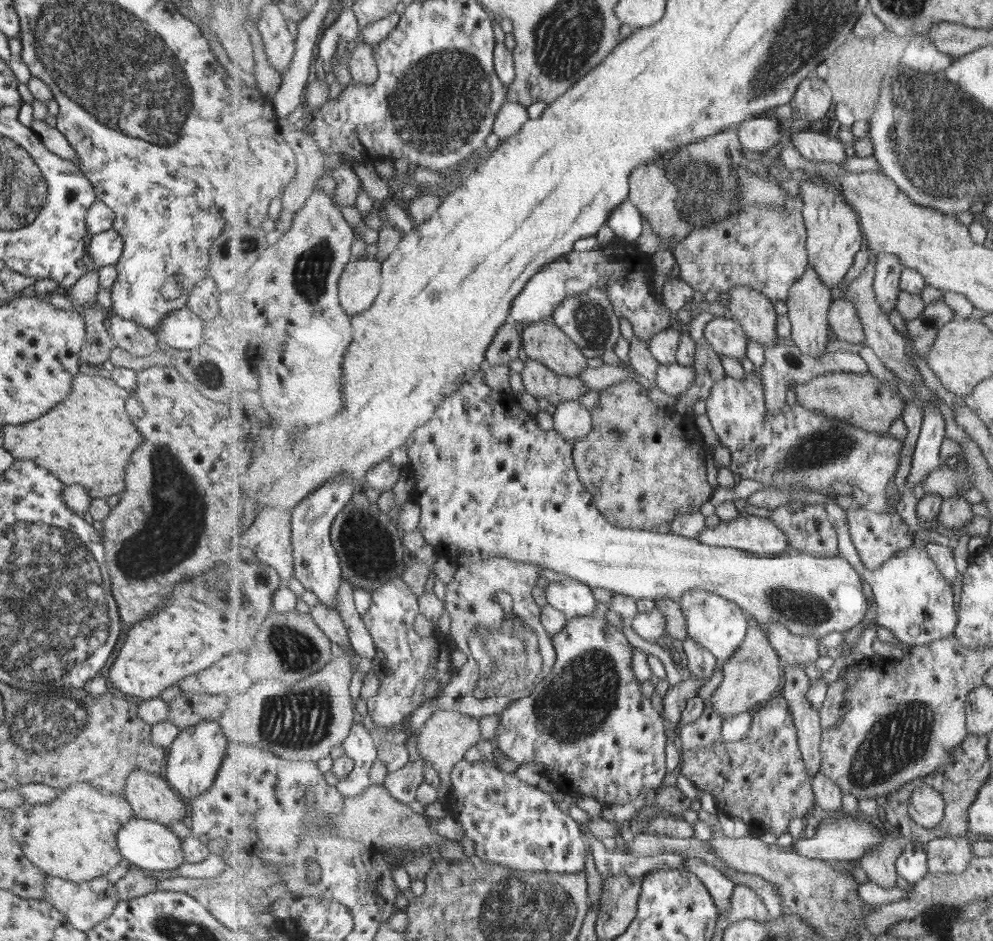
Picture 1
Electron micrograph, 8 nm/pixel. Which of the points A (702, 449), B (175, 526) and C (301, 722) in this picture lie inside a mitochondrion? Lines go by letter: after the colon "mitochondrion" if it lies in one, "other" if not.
A: other
B: mitochondrion
C: mitochondrion

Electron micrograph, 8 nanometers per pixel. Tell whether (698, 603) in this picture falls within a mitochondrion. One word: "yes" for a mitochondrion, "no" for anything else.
yes

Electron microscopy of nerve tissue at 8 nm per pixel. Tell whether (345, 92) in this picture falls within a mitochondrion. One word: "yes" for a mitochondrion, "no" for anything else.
no

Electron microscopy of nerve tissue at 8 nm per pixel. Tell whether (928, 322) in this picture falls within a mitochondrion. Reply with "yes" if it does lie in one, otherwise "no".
yes

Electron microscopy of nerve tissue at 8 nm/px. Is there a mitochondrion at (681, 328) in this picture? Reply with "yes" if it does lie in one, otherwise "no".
no

